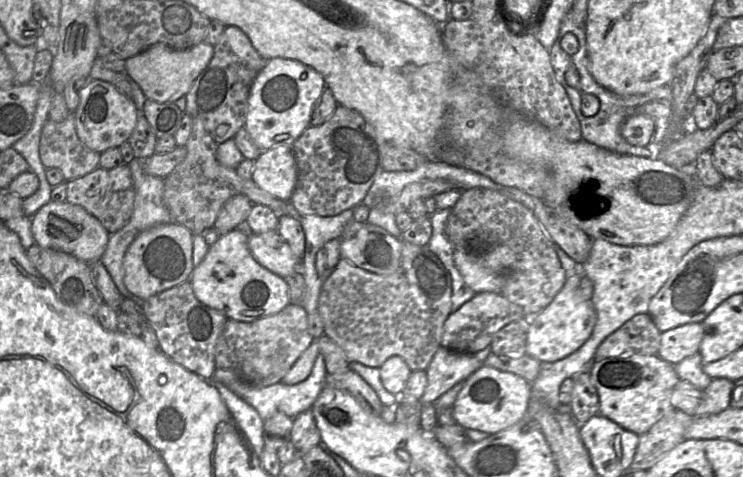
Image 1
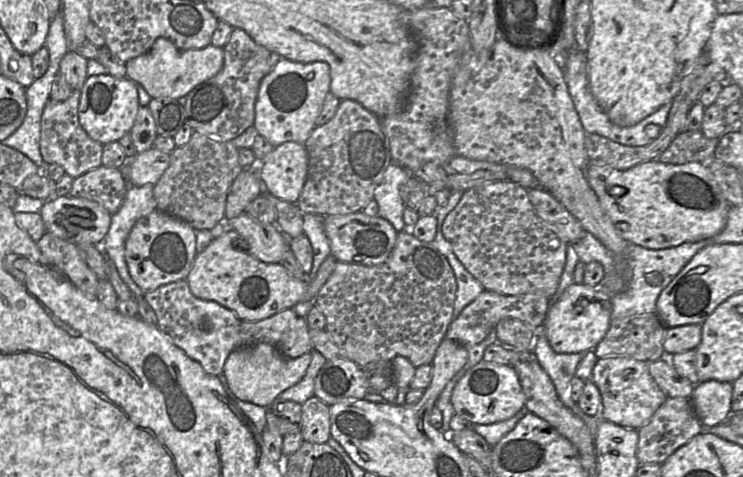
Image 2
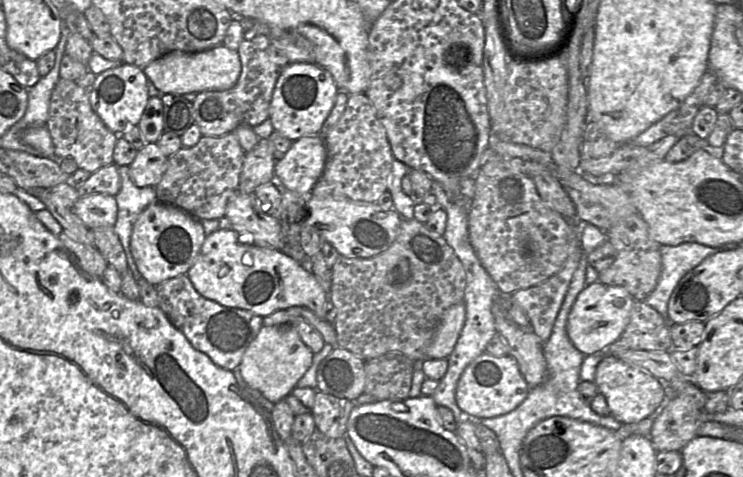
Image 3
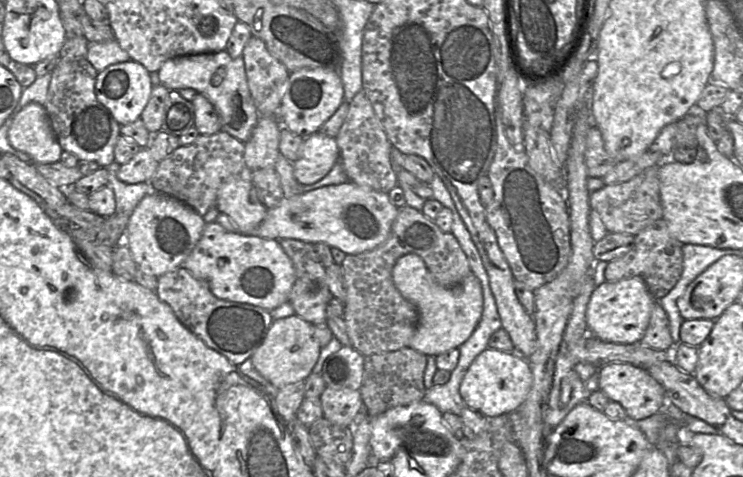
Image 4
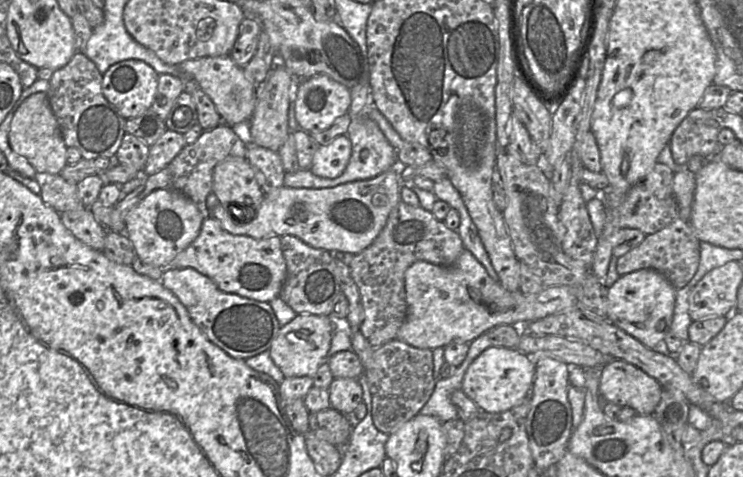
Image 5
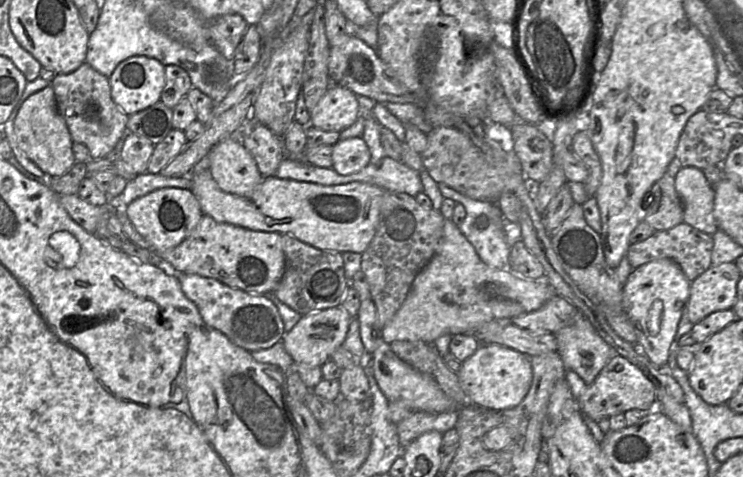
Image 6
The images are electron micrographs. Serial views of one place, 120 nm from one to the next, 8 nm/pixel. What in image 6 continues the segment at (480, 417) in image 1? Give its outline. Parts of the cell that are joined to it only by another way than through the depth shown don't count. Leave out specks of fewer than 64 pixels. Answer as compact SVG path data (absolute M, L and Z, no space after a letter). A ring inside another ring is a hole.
M480 344L475 353L462 363L458 377L469 402L503 410L517 406L525 398L532 384L532 364L527 355L509 347Z

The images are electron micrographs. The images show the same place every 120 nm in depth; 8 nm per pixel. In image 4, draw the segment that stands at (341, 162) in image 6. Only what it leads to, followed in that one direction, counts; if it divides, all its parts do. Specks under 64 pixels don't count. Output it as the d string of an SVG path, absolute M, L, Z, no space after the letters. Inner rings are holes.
M320 133L304 138L301 156L293 162L293 173L301 185L310 185L325 177L339 161L336 140Z

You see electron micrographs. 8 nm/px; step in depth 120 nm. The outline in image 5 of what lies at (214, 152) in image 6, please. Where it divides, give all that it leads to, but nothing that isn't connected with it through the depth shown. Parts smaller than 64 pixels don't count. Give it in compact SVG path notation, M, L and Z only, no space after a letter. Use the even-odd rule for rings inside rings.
M229 156L215 166L212 192L228 212L232 204L247 205L257 212L264 198L255 170L245 157Z

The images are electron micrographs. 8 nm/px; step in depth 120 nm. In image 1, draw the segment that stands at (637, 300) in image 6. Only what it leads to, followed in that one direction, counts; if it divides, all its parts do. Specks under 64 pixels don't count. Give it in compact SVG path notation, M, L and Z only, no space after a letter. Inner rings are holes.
M573 274L566 278L552 302L540 313L529 318L525 354L540 362L555 362L578 350L591 336L597 315L591 301L583 300L576 294L582 276Z

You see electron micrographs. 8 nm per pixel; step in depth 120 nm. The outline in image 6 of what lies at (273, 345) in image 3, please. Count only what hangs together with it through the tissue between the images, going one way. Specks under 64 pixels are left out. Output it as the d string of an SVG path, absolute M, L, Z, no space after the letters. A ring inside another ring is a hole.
M342 305L303 315L297 324L282 338L283 345L294 363L322 366L331 360L332 353L340 347L347 335L352 317Z

